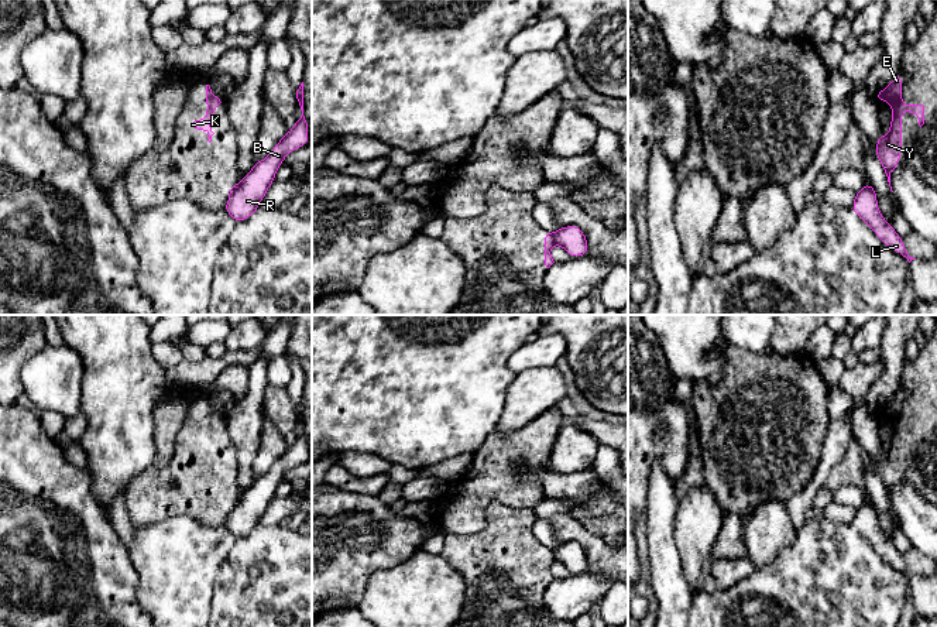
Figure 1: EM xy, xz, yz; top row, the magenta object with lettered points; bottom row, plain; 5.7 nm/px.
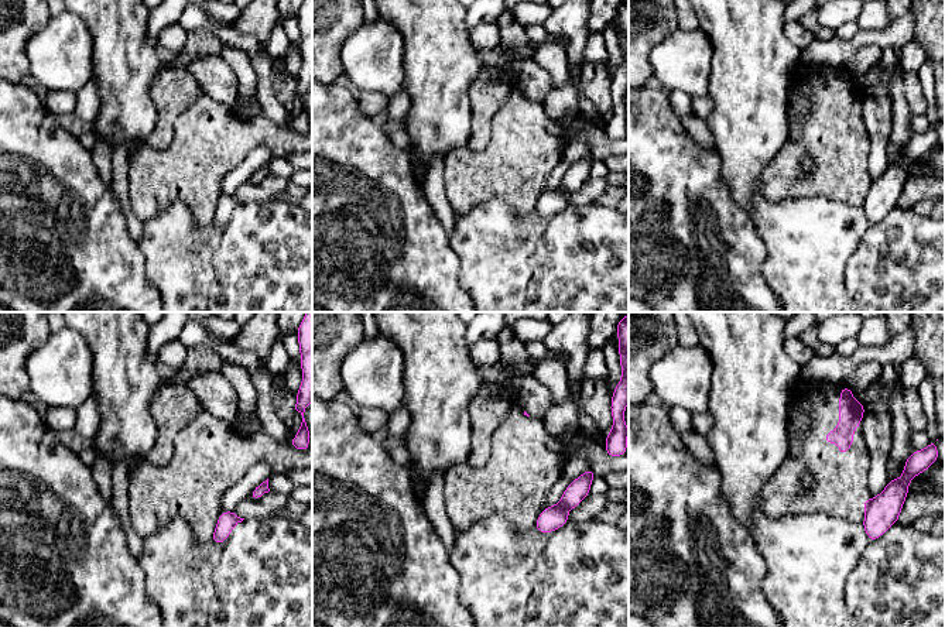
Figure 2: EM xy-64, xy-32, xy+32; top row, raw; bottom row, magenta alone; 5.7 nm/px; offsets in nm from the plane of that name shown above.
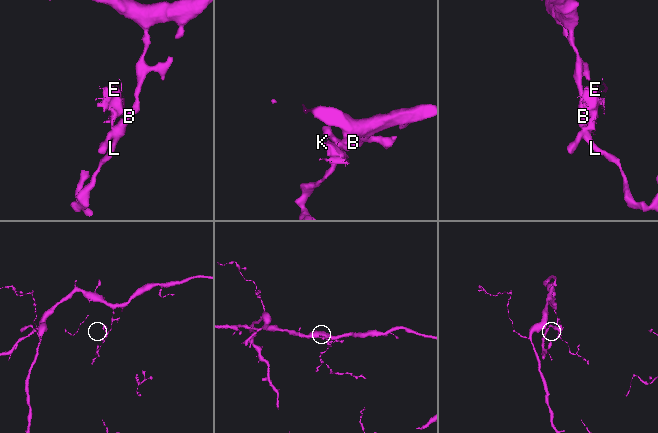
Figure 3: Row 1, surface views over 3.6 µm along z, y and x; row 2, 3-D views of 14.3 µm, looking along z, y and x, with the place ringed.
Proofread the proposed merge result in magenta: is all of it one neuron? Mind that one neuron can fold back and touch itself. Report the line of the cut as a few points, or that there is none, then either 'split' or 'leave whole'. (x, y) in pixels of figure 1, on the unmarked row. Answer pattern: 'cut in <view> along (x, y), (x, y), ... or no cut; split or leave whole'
cut in xz along (552, 550), (555, 559); split

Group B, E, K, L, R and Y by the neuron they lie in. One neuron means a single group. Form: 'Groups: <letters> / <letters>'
Groups: B L R / E K Y

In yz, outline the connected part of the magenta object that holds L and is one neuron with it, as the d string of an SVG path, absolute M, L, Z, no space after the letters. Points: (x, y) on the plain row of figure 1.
M862 503L862 506L857 508L851 525L875 548L875 551L888 563L906 573L909 579L912 576L916 576L907 571L902 554L895 548L892 541L889 541L881 531L876 513L878 511L871 504Z

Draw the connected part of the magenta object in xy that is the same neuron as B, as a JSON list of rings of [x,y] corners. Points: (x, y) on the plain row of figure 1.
[[[303,398],[296,407],[296,415],[302,426],[301,435],[295,438],[294,445],[278,458],[265,476],[254,479],[251,487],[227,515],[224,527],[236,539],[248,535],[260,524],[268,504],[275,497],[277,486],[284,480],[285,472],[309,459],[309,438],[303,432]]]

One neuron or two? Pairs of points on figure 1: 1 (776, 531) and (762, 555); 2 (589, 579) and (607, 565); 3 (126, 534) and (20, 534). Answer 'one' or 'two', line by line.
1: one
2: two
3: two

